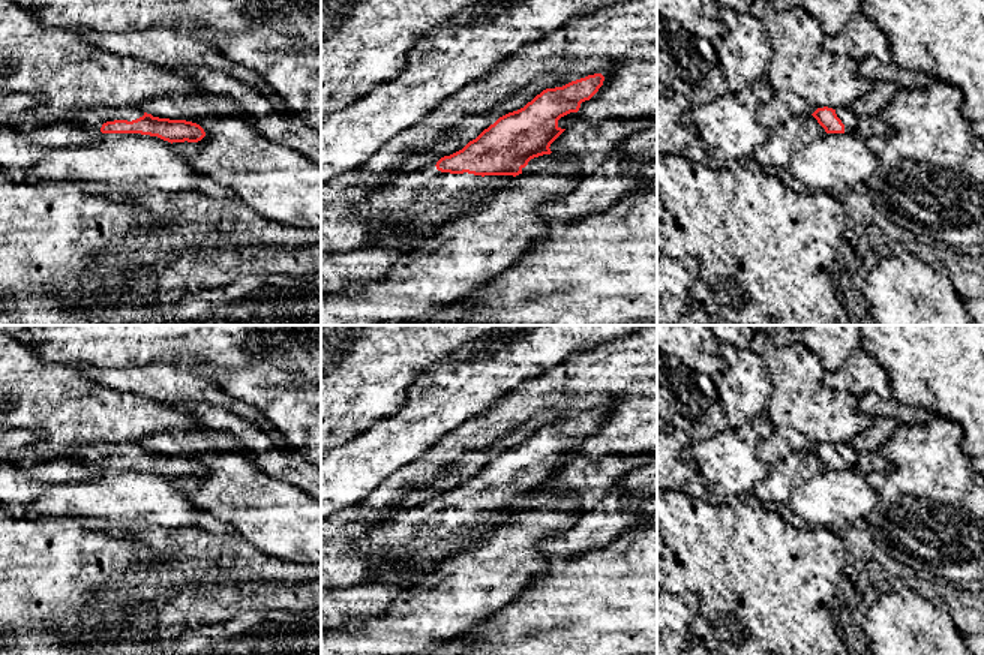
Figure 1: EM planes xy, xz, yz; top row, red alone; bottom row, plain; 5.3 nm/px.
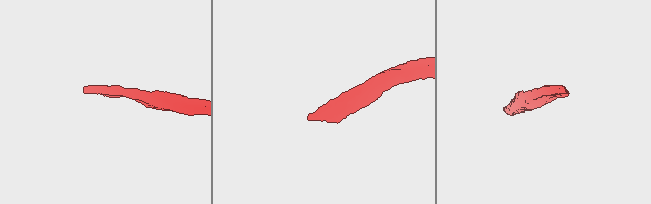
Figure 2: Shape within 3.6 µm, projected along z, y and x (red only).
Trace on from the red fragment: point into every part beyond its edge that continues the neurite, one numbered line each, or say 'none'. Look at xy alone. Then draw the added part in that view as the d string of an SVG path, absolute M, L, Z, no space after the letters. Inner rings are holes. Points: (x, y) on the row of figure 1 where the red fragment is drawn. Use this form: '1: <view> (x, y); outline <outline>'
1: xy (96, 117); outline M94 108L74 114L62 120L70 120L81 126L88 126L100 130L102 124L114 120L136 120L144 115L141 108Z

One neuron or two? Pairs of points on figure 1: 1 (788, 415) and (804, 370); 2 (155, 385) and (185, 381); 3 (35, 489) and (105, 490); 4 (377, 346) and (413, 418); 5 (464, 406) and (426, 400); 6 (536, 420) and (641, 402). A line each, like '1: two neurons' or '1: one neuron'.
1: one neuron
2: one neuron
3: two neurons
4: two neurons
5: one neuron
6: two neurons

